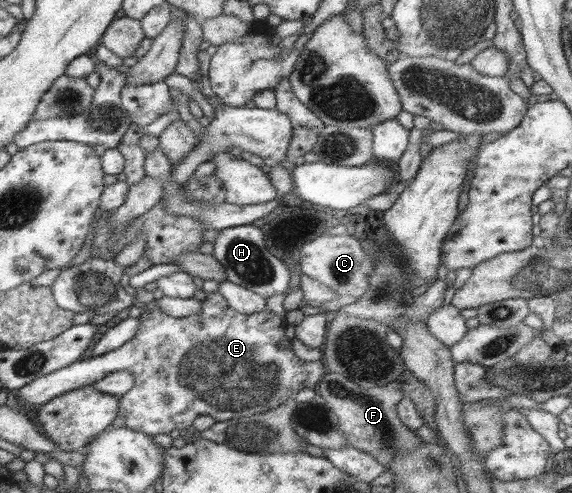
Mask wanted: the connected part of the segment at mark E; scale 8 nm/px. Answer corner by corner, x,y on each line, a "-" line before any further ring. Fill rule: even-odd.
207,292
207,297
201,300
201,311
191,316
173,318
154,308
150,312
141,312
137,318
139,325
137,333
121,347
110,352
93,356
93,358
78,359
75,363
59,368
54,372
39,376
36,380
17,389
17,402
23,406
42,405
44,402
75,390
83,388
111,374
111,372
131,372
133,385
125,394
117,398
118,415
124,416
124,425
137,432
153,436
154,434
169,434
176,428
189,428
191,422
199,414
208,414
217,422
237,418
244,408
251,408
251,414
259,414
270,408
277,407
284,400
293,398
303,388
314,388
325,374
324,364
320,361
303,362
291,349
290,340
285,336
285,319
268,310
253,314
241,314
229,308
226,300
217,292

